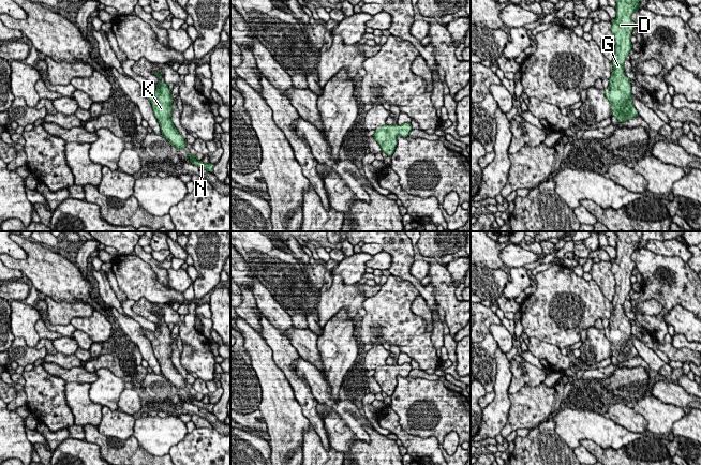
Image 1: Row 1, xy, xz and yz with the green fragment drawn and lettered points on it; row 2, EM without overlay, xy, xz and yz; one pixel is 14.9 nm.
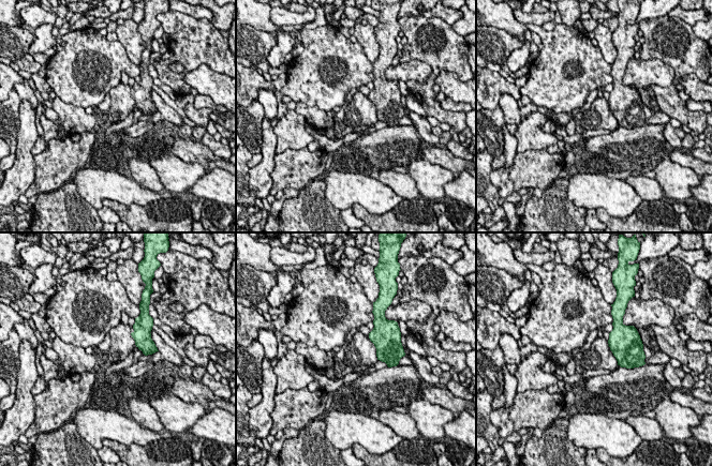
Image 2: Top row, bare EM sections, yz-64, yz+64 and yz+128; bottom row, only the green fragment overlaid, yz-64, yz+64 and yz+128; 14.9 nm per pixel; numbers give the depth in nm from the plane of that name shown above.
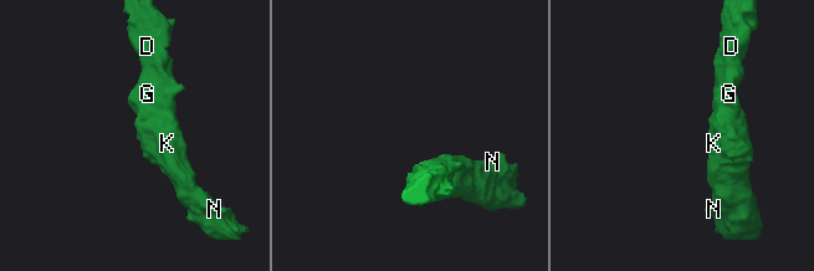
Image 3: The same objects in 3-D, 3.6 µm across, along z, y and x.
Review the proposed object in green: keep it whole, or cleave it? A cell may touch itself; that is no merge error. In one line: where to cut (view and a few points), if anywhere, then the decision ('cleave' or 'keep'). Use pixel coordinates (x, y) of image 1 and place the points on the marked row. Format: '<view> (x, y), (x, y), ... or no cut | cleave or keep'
no cut | keep

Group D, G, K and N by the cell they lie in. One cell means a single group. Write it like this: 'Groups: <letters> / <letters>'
Groups: D G K N

